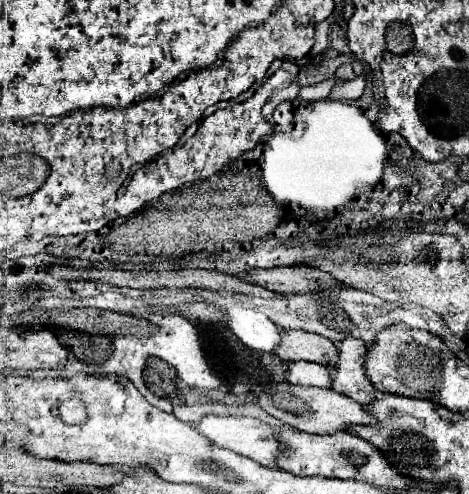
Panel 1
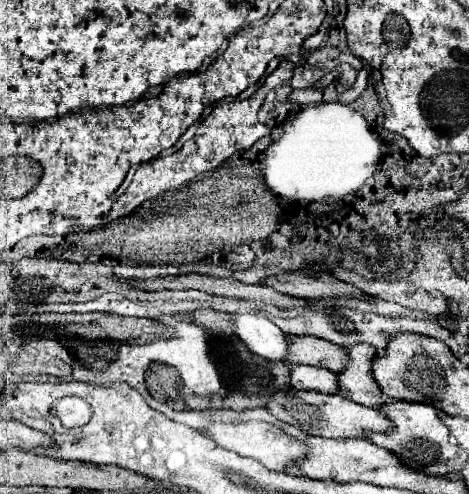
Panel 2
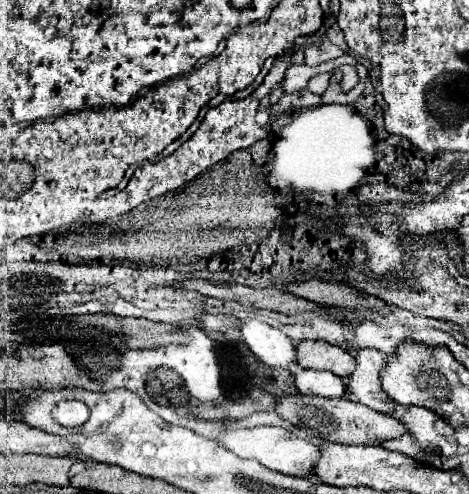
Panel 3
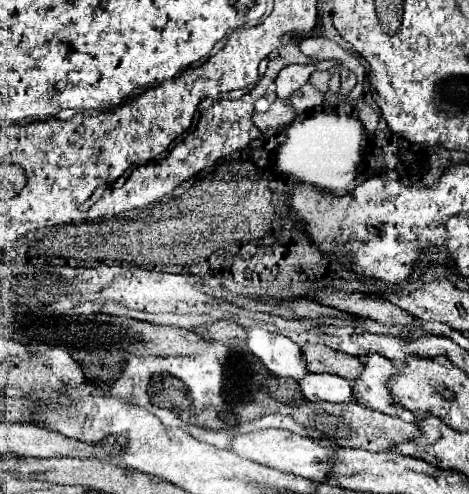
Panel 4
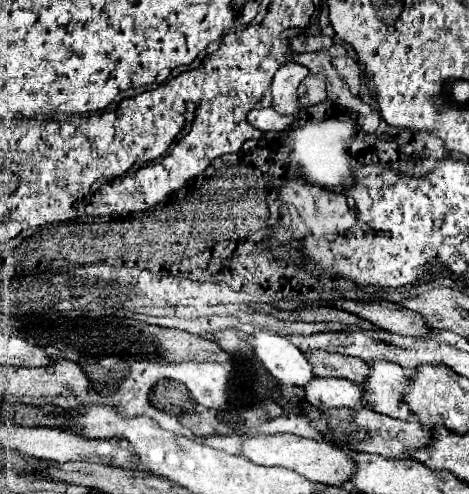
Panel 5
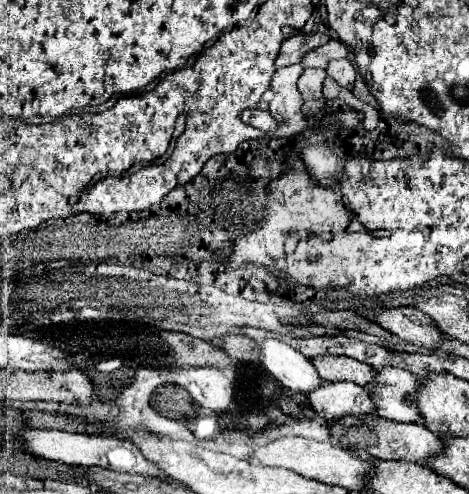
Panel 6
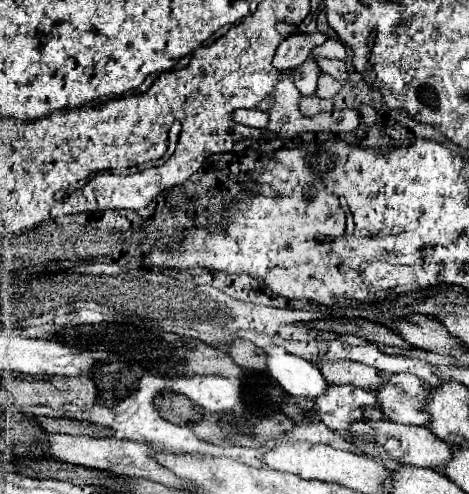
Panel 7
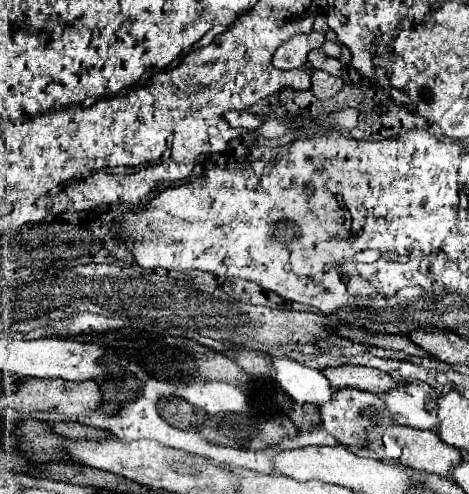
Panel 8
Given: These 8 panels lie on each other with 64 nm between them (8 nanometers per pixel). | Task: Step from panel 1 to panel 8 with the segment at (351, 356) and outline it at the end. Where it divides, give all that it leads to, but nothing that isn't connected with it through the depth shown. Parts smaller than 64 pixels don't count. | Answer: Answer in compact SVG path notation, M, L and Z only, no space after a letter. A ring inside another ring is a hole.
M400 380L392 392L382 394L388 410L392 412L392 422L432 430L438 424L436 418L436 400L438 392L420 380Z

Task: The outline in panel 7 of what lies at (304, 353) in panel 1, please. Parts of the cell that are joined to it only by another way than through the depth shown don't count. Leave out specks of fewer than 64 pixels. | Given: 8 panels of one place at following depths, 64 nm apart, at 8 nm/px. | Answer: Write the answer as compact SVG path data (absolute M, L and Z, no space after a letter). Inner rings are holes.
M320 360L318 370L328 384L352 384L364 390L376 390L386 380L384 372L352 360Z

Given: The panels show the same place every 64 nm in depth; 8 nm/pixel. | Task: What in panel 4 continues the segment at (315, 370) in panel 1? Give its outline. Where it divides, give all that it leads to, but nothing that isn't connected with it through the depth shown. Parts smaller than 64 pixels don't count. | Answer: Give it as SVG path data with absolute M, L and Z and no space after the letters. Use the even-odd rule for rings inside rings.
M308 372L304 380L298 382L300 390L308 400L326 400L326 402L352 402L352 384L346 378L334 374L312 374Z

